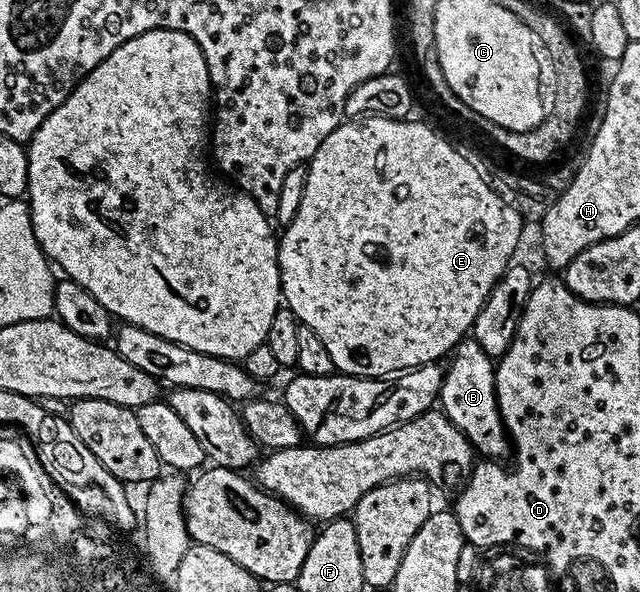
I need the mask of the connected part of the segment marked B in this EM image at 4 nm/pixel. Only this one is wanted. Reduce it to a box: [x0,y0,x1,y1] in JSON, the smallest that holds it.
[438,337,508,460]

